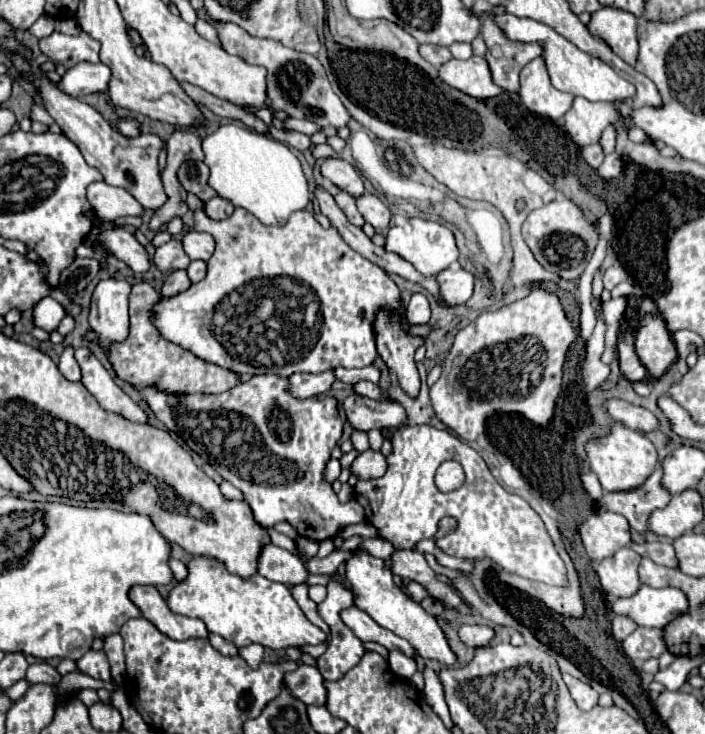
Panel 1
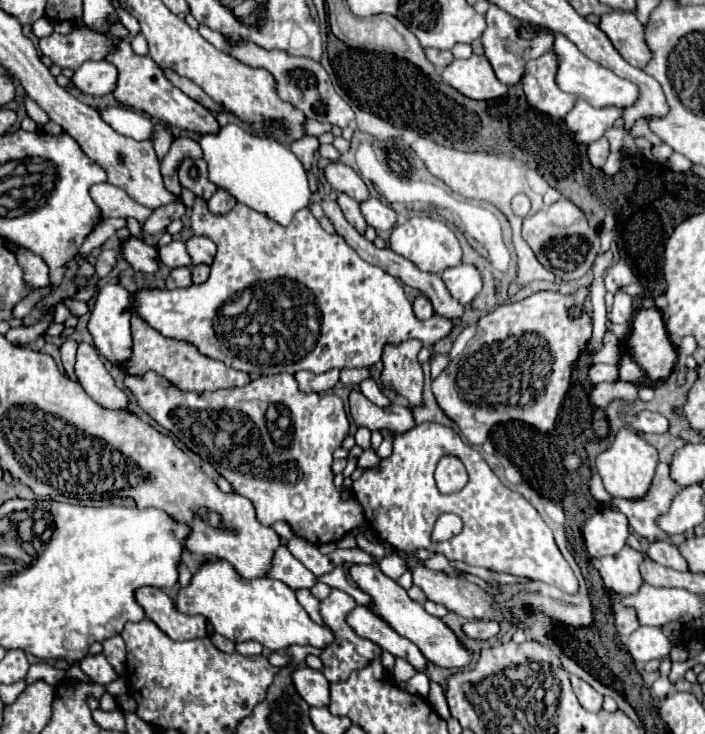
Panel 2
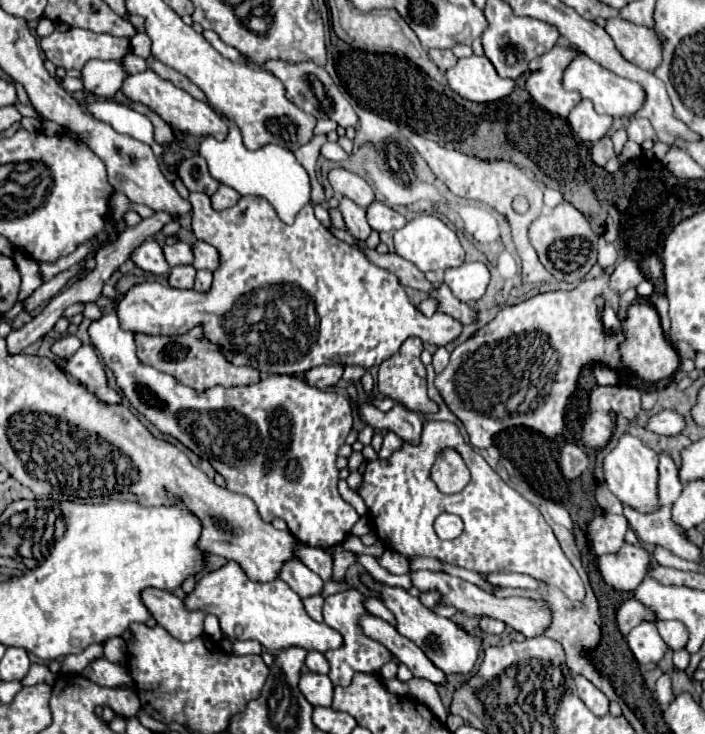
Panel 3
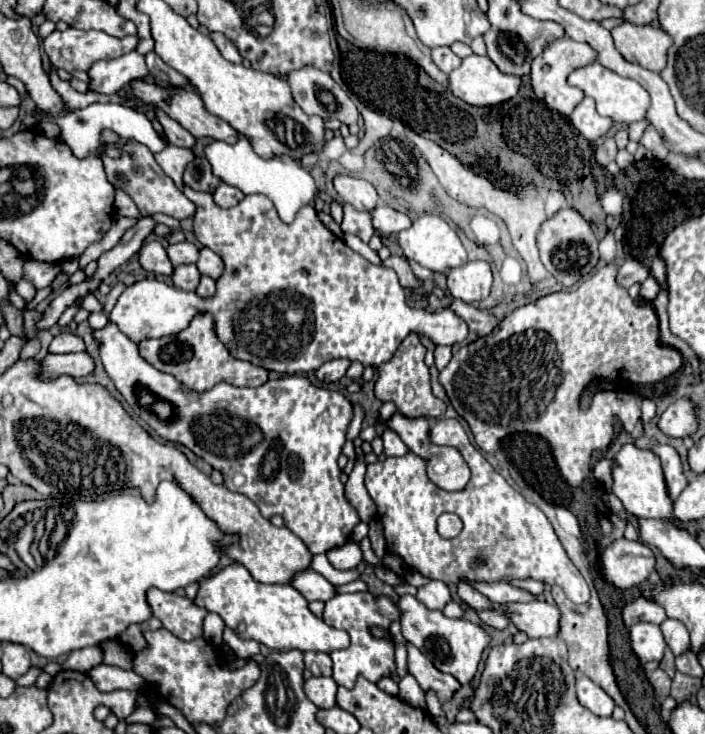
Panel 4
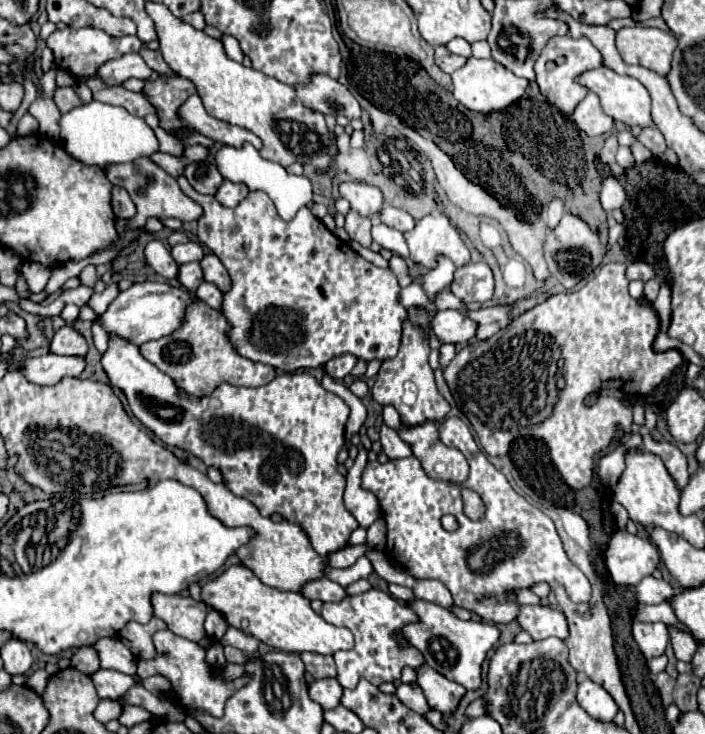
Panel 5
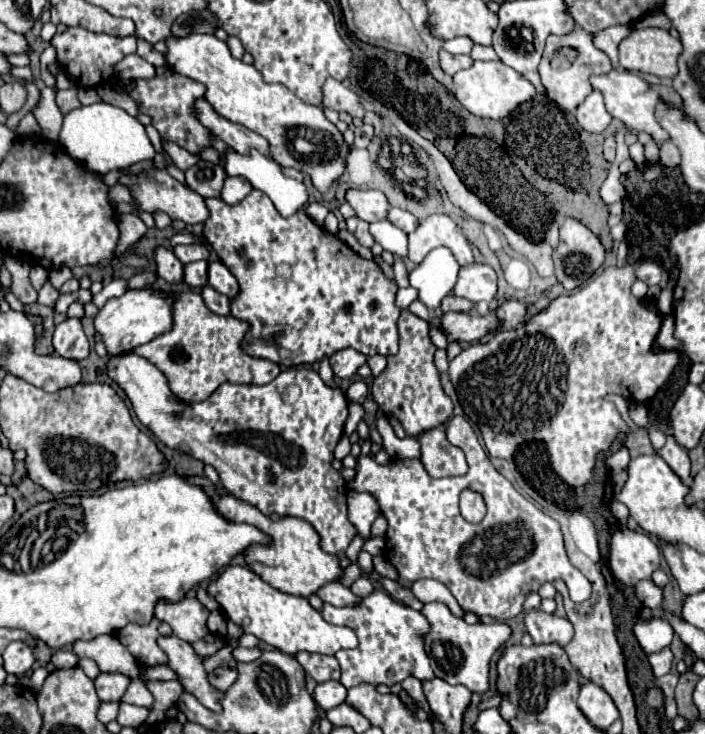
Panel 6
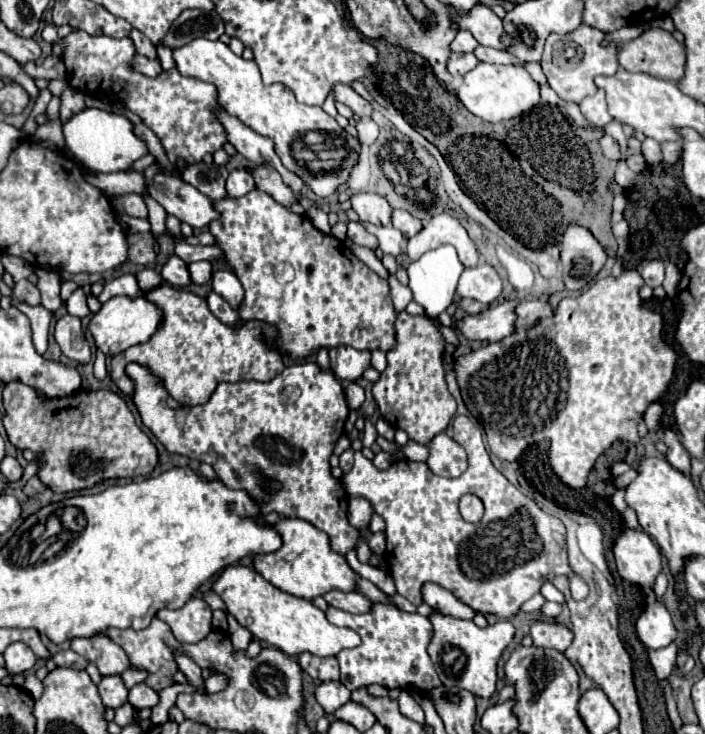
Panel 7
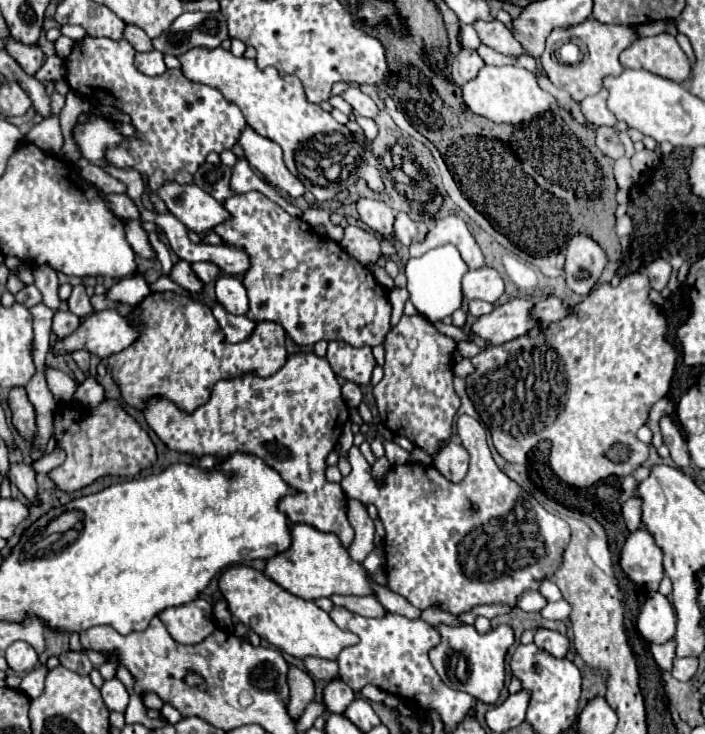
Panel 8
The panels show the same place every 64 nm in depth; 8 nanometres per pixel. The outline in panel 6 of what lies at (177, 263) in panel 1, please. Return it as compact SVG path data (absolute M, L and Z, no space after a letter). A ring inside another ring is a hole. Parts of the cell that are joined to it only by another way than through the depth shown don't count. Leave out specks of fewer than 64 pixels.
M188 244L188 246L176 246L174 248L174 256L182 262L182 264L190 264L196 260L208 260L208 248L202 244Z

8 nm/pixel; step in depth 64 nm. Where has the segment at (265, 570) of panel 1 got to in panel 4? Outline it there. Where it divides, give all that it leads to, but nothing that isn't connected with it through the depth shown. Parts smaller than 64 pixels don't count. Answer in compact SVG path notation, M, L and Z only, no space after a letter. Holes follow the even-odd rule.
M304 568L304 572L296 572L296 576L292 576L290 586L296 588L304 598L308 598L308 602L312 600L330 600L334 596L334 586L320 576L318 572Z

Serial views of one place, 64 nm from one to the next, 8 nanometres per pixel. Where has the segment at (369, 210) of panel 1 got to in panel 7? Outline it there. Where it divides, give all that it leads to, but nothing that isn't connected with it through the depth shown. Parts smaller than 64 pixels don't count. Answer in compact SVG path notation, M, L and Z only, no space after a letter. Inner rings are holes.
M394 210L392 212L392 224L394 228L398 228L404 236L414 236L420 228L422 228L422 222L418 218L414 218L410 212L406 210Z

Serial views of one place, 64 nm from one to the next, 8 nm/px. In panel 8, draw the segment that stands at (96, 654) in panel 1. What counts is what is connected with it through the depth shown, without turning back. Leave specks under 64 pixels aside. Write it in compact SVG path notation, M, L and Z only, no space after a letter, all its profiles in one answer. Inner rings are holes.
M118 678L104 680L100 692L102 692L104 704L106 704L108 710L118 710L118 712L126 710L126 706L128 706L128 692L126 692L124 684Z

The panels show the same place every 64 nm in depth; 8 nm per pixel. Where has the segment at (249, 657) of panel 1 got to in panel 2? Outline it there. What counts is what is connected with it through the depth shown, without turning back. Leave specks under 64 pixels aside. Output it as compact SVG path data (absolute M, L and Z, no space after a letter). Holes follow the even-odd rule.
M240 642L236 644L236 652L242 656L258 656L262 654L262 646L258 642Z

